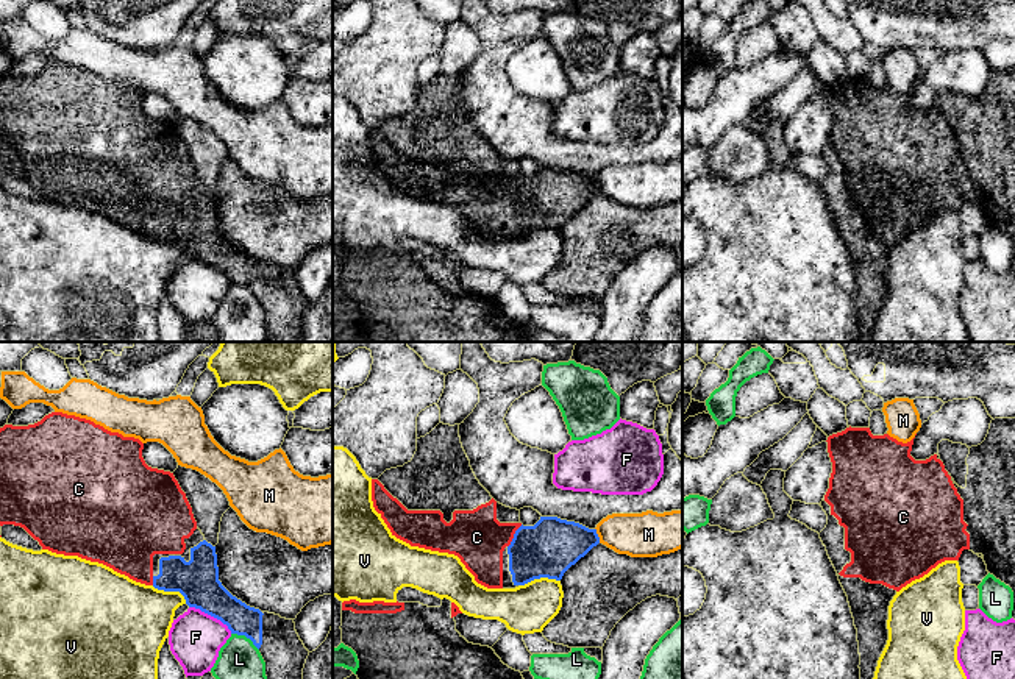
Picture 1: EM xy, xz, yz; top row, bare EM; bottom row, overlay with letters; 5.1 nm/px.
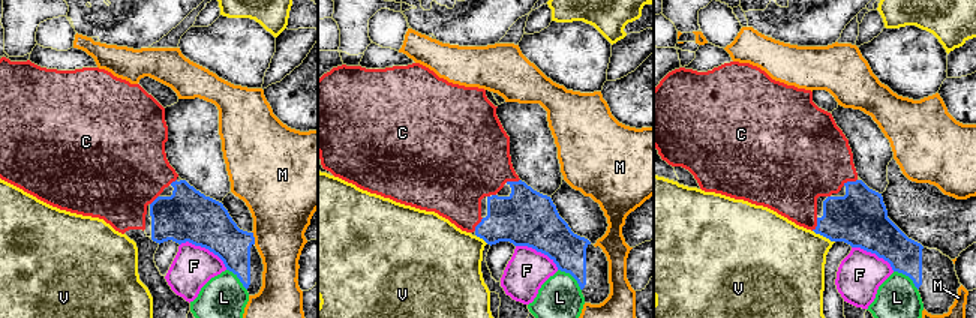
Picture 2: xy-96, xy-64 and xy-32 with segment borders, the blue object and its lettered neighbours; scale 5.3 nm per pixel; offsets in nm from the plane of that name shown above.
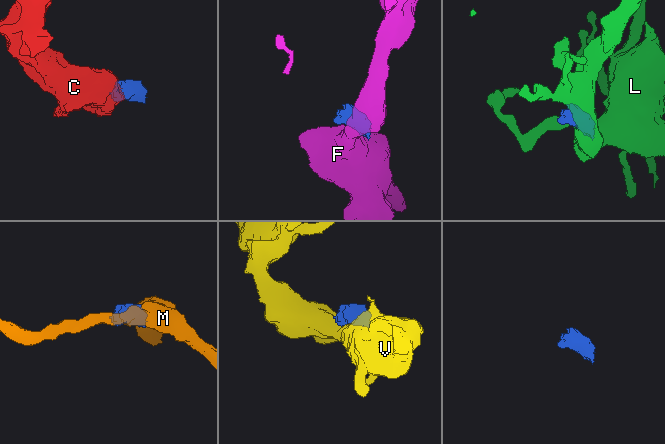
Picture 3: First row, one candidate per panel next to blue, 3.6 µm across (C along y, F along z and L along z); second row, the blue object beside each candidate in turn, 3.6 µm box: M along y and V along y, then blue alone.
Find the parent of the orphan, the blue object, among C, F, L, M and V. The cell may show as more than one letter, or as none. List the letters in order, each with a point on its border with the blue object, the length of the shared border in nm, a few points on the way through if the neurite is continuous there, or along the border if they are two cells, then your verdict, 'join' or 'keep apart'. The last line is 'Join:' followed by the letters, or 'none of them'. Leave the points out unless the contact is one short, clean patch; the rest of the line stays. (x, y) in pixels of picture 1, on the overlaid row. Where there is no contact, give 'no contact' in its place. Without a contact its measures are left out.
C: contact xz (514, 536); length 140 nm; way xz (548, 548), (530, 548), (514, 536), (477, 537); join
F: contact xy (211, 615); length 260 nm; keep apart
L: contact xy (245, 636); length 170 nm; border xy (231, 632), (245, 636), (258, 650); keep apart
M: contact xz (597, 536); length 80 nm; border xz (595, 528), (600, 542); keep apart
V: contact xz (539, 578); length 220 nm; border xz (559, 579), (534, 578), (519, 586); keep apart
Join: C

